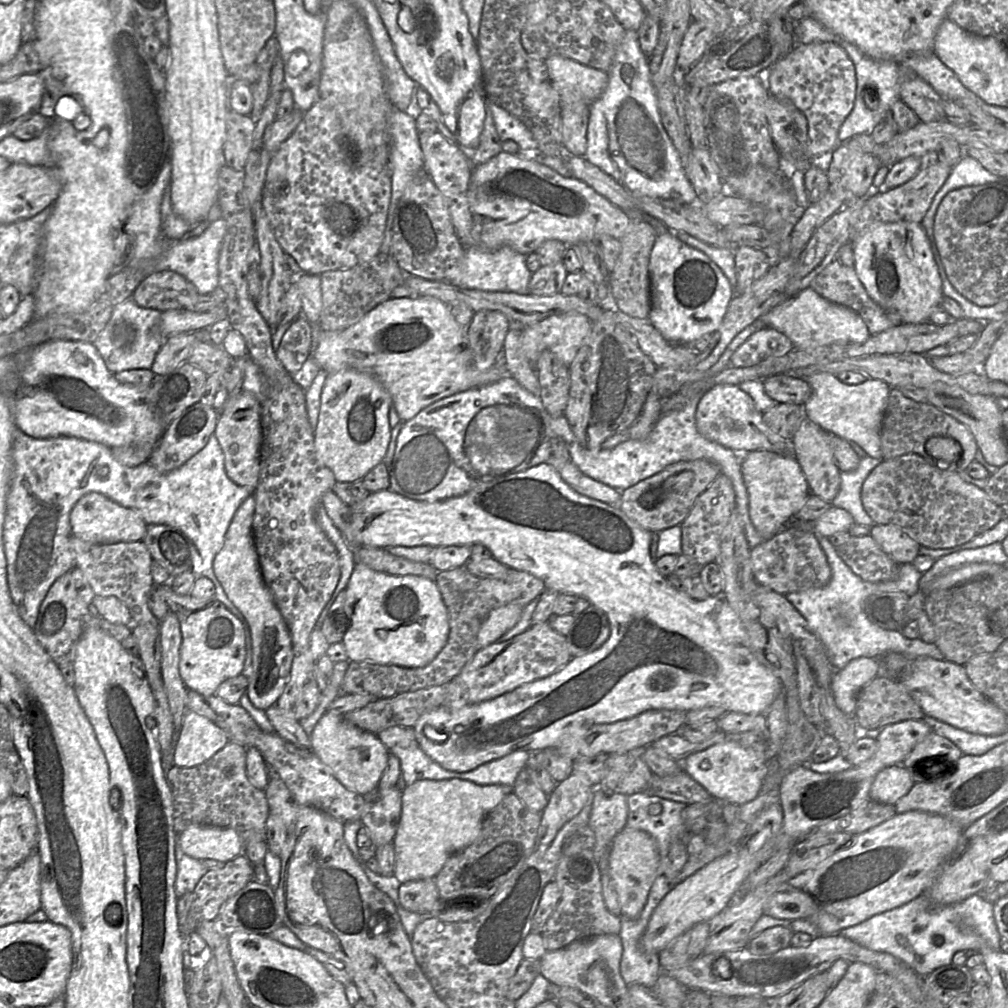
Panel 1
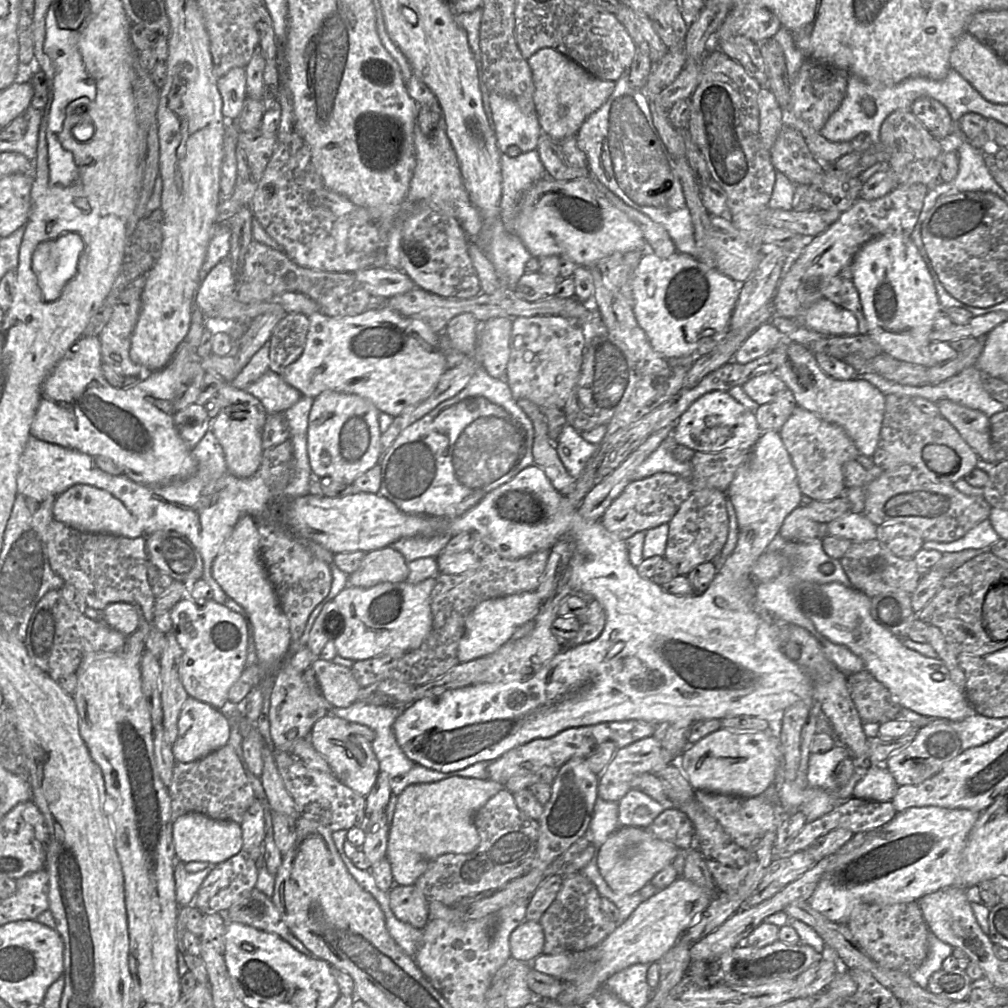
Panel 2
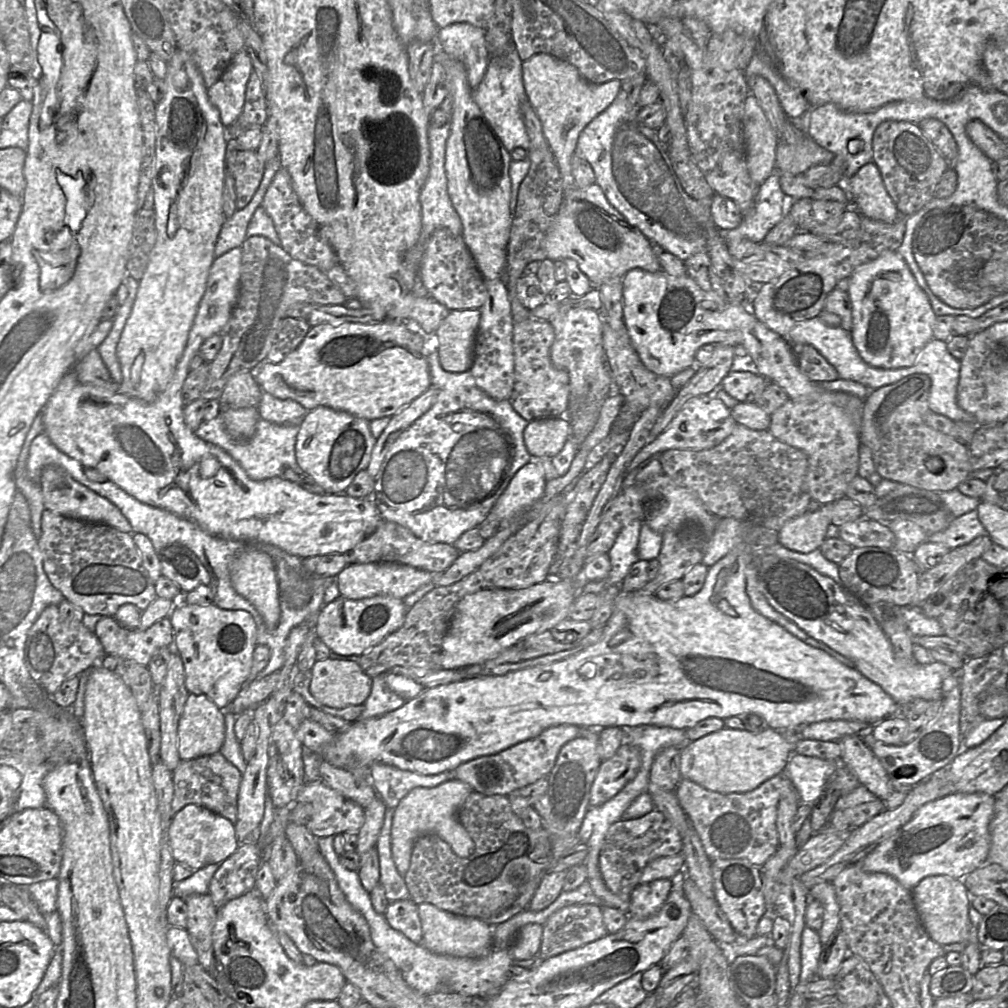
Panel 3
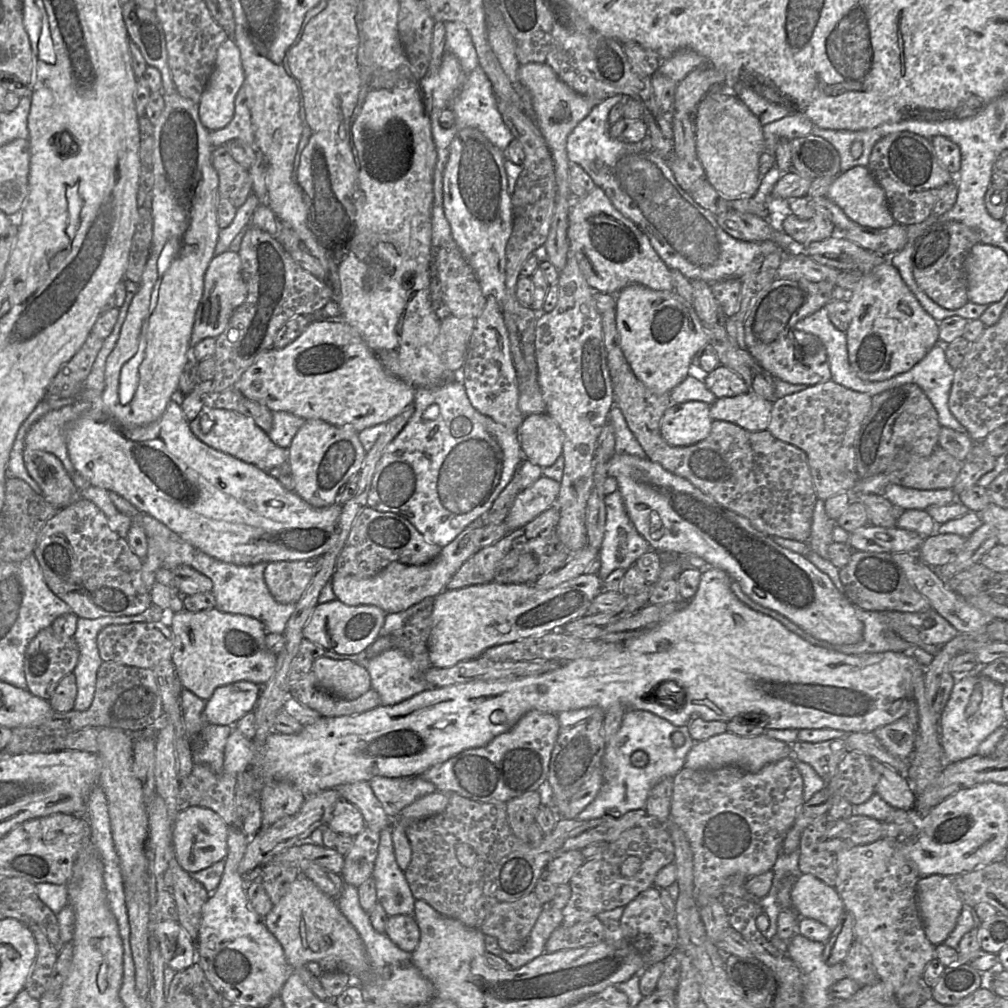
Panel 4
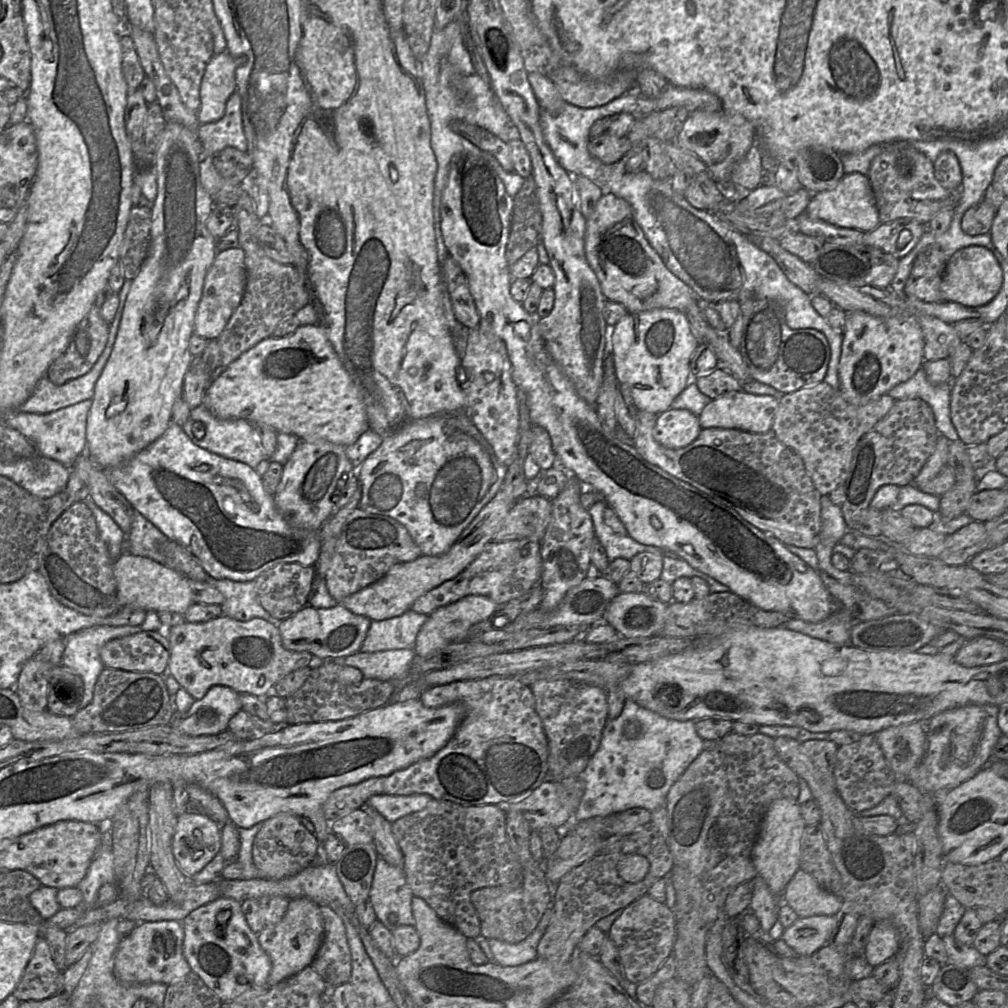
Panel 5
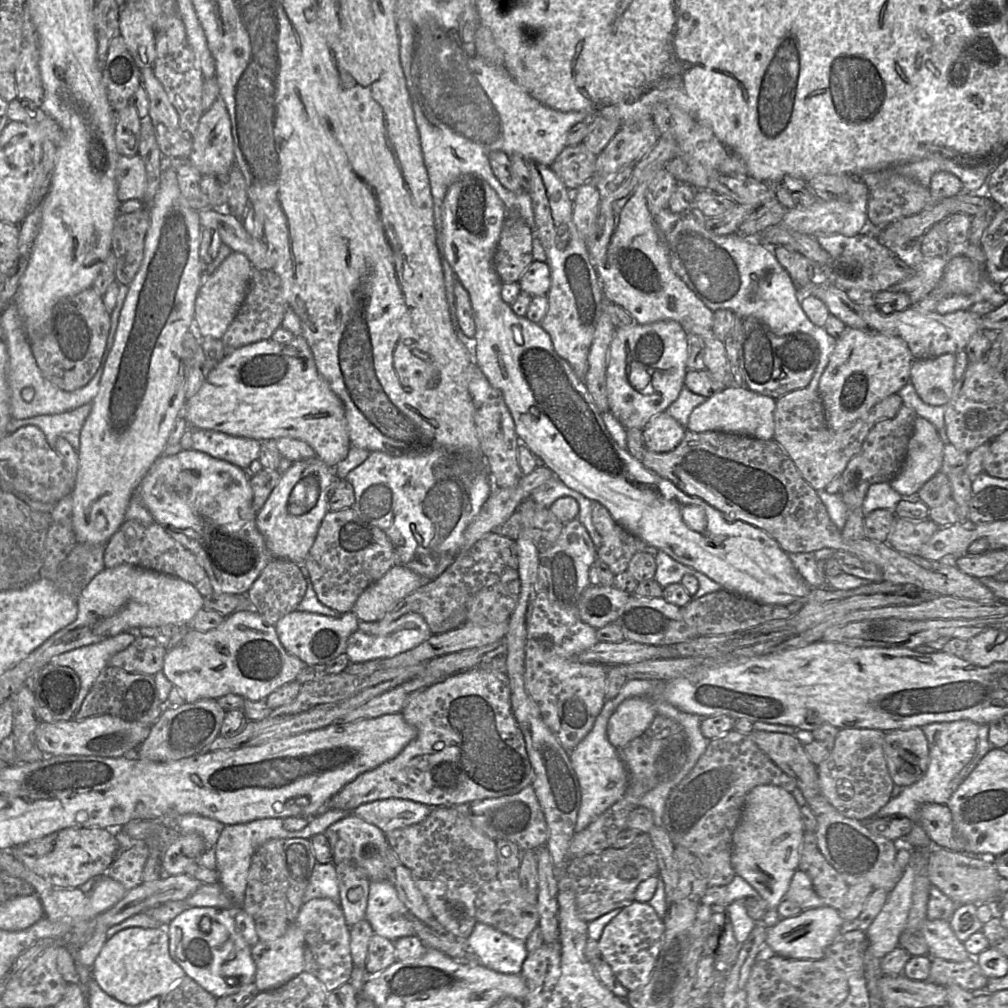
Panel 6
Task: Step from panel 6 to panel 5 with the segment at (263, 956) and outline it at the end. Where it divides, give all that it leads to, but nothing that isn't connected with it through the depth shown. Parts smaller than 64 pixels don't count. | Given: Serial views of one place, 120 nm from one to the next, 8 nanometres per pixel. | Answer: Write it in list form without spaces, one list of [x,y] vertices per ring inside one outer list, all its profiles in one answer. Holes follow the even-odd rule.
[[[307,898],[292,899],[283,919],[277,924],[266,925],[265,929],[258,935],[259,943],[272,963],[266,986],[273,987],[311,965],[323,942],[324,932],[324,920],[320,912],[320,906]]]

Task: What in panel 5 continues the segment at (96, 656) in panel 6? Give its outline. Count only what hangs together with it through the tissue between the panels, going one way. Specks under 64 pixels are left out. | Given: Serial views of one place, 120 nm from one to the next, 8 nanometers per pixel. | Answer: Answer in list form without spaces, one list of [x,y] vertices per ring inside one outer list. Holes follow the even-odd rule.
[[[95,625],[76,631],[66,638],[61,663],[74,670],[83,681],[84,693],[79,709],[85,708],[91,702],[97,679],[105,668],[100,658],[102,646],[112,639],[141,631],[141,625]]]

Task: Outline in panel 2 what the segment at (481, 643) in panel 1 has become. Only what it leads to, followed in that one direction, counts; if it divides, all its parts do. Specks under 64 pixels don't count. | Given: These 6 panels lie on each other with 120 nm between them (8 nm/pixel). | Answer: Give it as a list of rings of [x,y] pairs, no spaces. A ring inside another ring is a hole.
[[[536,591],[481,602],[467,617],[465,632],[458,646],[459,663],[475,660],[498,650],[511,639],[519,627],[537,617],[542,604],[543,601]]]

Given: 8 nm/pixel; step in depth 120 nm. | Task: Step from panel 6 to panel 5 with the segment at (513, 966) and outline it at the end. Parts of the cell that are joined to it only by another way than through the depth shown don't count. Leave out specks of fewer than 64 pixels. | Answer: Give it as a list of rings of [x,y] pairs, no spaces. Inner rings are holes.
[[[536,927],[524,940],[507,943],[498,939],[488,939],[493,961],[501,966],[519,966],[537,958],[537,946],[545,929]]]

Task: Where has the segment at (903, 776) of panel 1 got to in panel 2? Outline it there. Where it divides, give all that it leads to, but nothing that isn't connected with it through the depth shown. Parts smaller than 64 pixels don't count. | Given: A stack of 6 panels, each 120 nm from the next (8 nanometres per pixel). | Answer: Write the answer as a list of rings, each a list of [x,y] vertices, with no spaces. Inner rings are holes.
[[[884,765],[872,766],[861,775],[853,790],[853,797],[877,802],[891,801],[898,785]]]

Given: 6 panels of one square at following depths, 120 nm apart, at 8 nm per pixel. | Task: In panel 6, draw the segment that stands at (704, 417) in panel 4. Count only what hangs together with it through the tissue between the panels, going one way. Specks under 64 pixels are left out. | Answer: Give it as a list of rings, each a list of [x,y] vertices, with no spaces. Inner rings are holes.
[[[667,412],[653,417],[643,429],[645,449],[656,453],[674,450],[682,441],[687,429]]]

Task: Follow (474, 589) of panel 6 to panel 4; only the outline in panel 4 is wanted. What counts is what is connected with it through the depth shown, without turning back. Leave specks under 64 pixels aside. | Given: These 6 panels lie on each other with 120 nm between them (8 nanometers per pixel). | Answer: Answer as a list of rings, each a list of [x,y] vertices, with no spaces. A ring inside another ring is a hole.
[[[552,506],[525,526],[509,532],[495,544],[479,549],[452,576],[445,590],[459,590],[473,585],[496,582],[495,577],[498,571],[512,569],[517,565],[519,556],[523,553],[532,553],[536,556],[539,577],[559,568],[564,564],[571,552],[558,538],[557,526],[559,518],[557,506]]]

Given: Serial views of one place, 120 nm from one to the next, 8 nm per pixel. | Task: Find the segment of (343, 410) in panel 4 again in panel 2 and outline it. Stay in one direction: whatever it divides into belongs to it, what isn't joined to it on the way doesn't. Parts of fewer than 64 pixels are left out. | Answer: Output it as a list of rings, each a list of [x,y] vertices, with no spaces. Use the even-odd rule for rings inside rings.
[[[387,308],[371,309],[357,316],[334,318],[315,312],[308,317],[309,329],[301,356],[288,366],[282,378],[302,396],[318,397],[325,391],[358,395],[370,401],[380,413],[393,419],[409,407],[426,400],[448,370],[439,347],[439,334],[422,321],[401,316]]]

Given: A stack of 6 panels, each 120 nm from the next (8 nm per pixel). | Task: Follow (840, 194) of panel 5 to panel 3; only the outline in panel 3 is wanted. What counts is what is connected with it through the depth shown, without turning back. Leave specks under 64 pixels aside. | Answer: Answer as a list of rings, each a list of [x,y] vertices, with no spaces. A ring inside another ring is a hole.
[[[868,163],[852,177],[843,180],[855,209],[862,216],[886,223],[897,220],[899,212],[885,188],[876,164]]]

